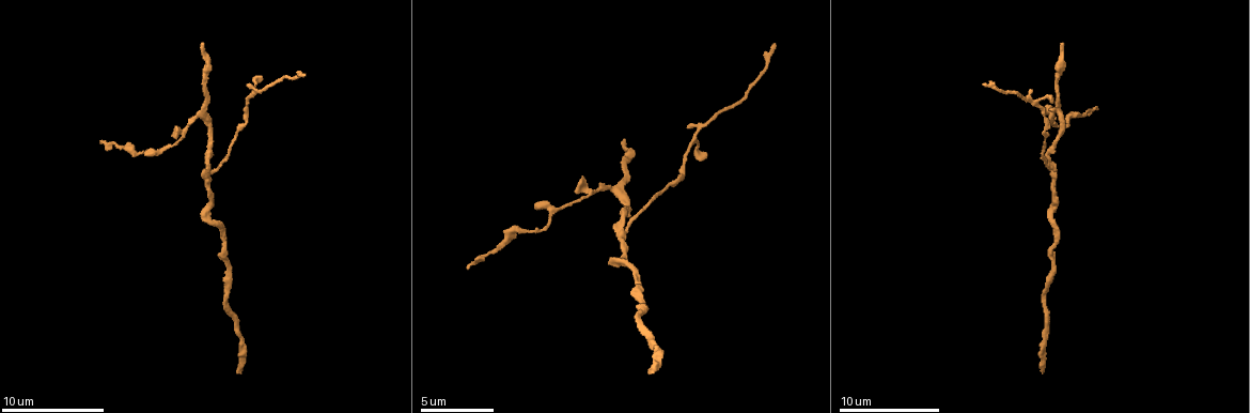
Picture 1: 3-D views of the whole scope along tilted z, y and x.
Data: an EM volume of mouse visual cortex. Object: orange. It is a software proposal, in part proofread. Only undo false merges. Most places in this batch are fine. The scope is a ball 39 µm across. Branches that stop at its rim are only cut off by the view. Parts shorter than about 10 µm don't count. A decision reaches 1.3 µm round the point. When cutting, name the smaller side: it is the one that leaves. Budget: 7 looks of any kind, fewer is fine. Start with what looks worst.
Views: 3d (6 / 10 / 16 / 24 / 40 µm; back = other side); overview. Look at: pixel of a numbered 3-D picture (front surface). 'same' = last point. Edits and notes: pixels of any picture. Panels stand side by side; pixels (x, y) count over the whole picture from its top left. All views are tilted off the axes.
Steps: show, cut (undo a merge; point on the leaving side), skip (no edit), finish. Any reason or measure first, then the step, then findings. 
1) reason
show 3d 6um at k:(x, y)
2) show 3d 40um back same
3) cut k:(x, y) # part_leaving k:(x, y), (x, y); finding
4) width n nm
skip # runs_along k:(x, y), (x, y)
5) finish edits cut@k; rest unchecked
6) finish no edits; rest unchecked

a fork
show 3d 10um at 1:(633, 218)

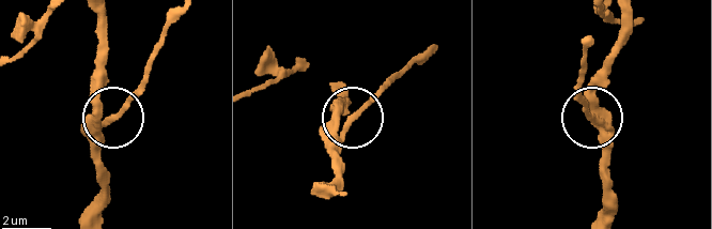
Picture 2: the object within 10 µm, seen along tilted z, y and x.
show 3d 6um at 2:(111, 119)

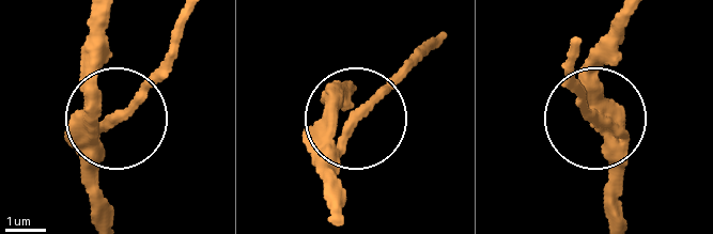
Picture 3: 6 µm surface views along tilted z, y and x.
side_arm 20 um
skip # runs_along 3:(94, 156), (107, 121), (93, 102), (94, 28); all the same neuron

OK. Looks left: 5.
three-way junction
show 3d 10um at 1:(702, 124)

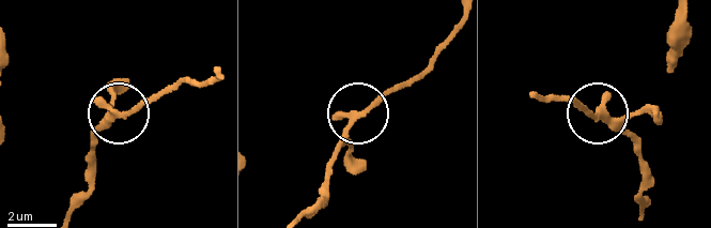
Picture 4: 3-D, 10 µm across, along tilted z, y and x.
zoom in
show 3d 6um at 4:(119, 116)

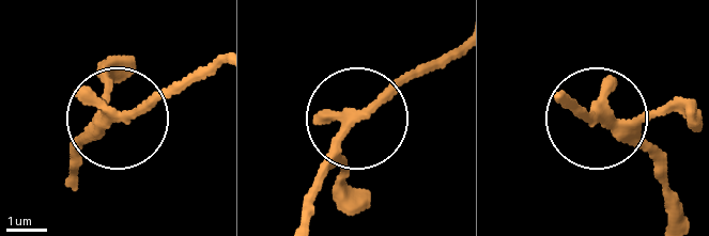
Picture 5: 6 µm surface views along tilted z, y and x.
arms 3
skip # runs_along 5:(306, 218), (311, 186), (350, 130), (432, 62); all the same neuron

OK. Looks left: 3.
show 3d 10um at 1:(239, 126)

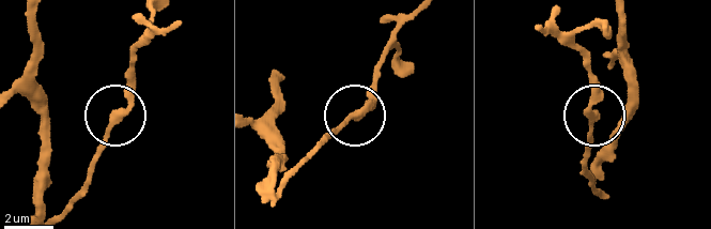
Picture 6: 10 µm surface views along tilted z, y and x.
skip # runs_along 6:(601, 189), (588, 169), (591, 58); one neuron here

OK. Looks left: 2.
finish no edits; rest unchecked

